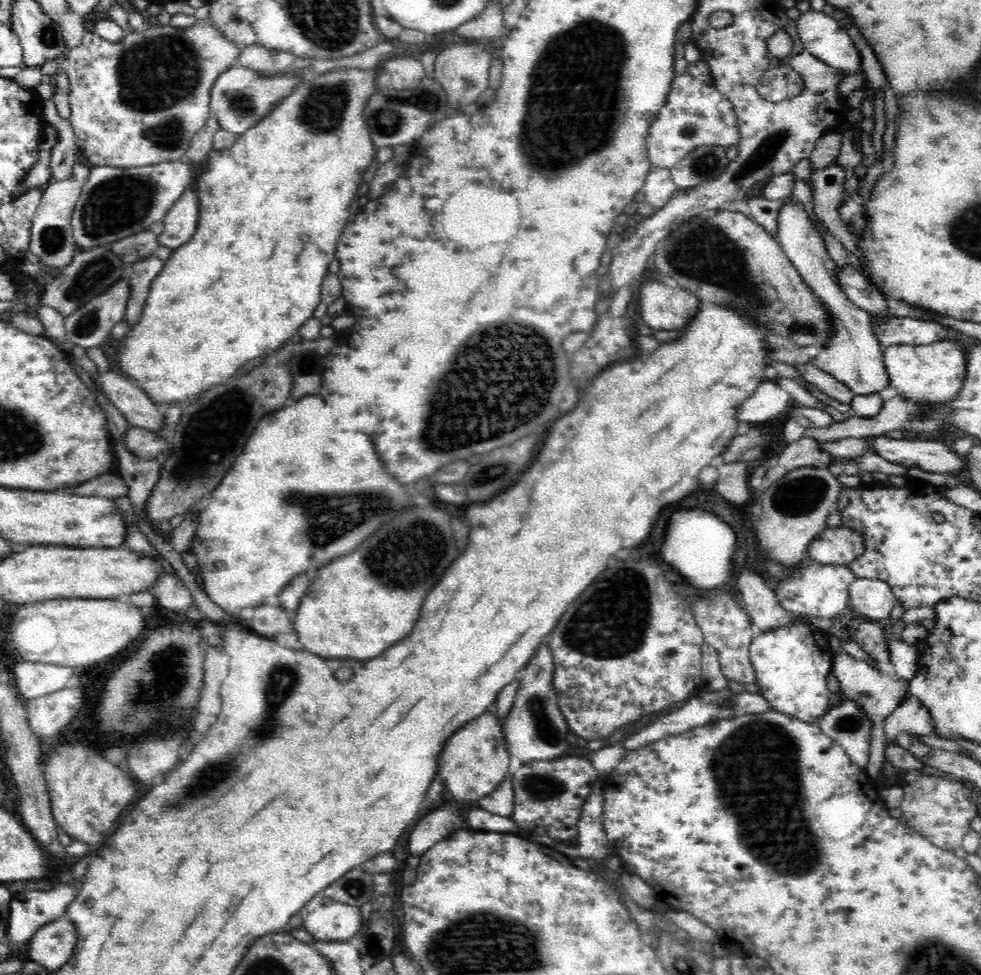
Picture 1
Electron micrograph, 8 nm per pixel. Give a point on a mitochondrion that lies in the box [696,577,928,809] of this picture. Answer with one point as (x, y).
(756, 735)

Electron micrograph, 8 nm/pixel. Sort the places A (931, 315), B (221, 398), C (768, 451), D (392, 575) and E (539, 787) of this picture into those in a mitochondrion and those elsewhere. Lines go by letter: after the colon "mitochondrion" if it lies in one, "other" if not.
A: other
B: mitochondrion
C: other
D: mitochondrion
E: mitochondrion

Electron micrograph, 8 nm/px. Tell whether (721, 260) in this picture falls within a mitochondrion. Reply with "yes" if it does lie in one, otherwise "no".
yes

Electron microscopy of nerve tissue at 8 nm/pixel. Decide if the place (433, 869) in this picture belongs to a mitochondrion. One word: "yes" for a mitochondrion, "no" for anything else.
no

